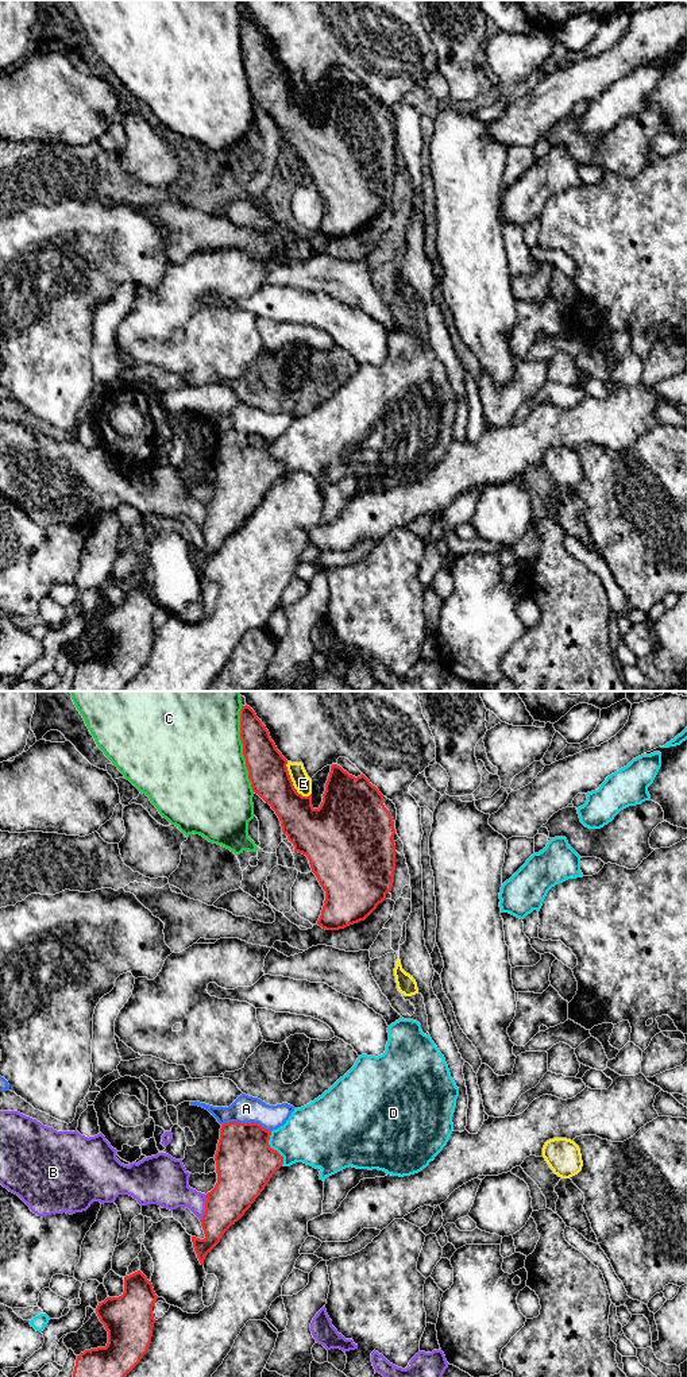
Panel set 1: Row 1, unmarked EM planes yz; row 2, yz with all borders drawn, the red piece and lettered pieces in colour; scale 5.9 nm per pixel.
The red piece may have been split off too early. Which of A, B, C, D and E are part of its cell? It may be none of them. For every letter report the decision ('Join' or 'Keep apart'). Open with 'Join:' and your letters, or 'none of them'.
Join: none of them
A: Keep apart
B: Keep apart
C: Keep apart
D: Keep apart
E: Keep apart

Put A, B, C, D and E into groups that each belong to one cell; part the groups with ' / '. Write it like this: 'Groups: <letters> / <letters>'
Groups: A / B / C / D / E

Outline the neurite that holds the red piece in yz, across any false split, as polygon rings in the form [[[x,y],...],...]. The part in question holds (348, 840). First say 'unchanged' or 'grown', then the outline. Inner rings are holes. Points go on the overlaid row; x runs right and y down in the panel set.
unchanged; [[[247,705],[242,706],[240,710],[240,740],[252,791],[275,811],[281,821],[282,833],[293,844],[294,852],[308,857],[312,872],[325,891],[325,900],[317,925],[325,930],[339,930],[364,921],[386,899],[386,894],[391,891],[394,883],[395,829],[391,814],[383,805],[383,795],[363,774],[355,778],[340,765],[332,764],[323,802],[319,809],[314,809],[312,794],[302,796],[294,788],[286,767],[287,760],[277,749],[269,730],[255,711]]]

